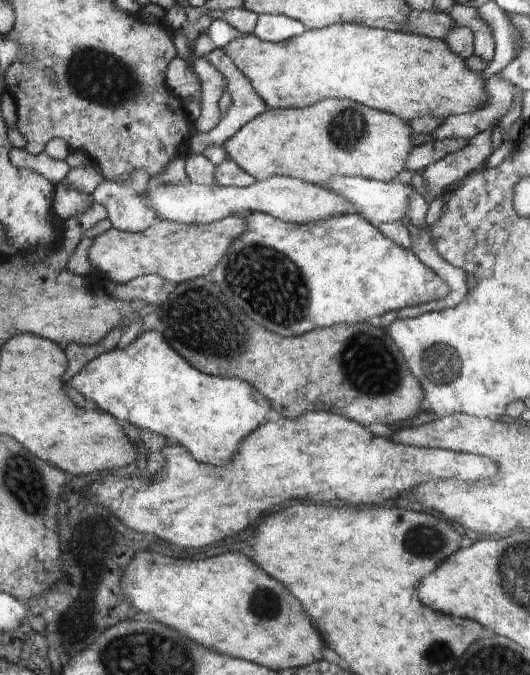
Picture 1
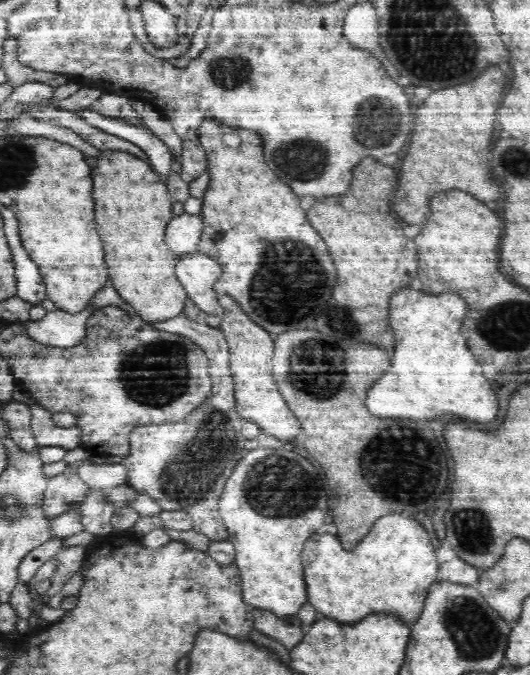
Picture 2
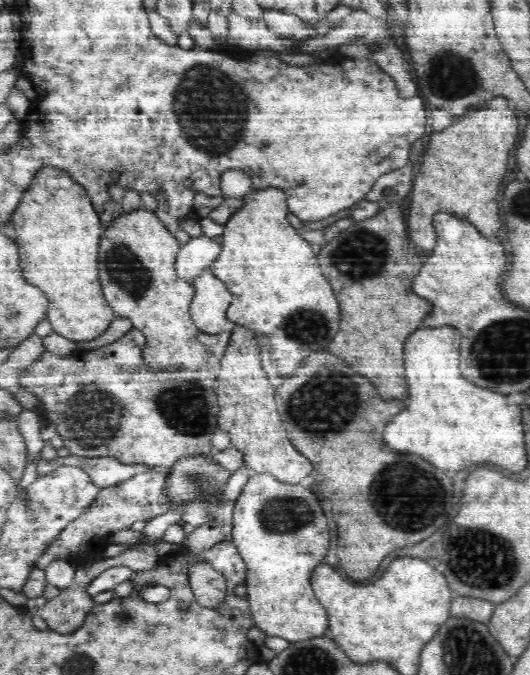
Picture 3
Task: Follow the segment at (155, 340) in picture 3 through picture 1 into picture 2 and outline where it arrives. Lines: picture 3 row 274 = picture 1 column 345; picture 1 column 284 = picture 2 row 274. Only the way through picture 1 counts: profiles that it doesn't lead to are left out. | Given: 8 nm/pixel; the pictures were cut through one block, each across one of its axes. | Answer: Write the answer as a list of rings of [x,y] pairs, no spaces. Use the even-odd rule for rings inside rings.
[[[100,150],[96,158],[98,164],[92,172],[94,178],[94,202],[96,202],[96,228],[104,242],[106,264],[108,264],[111,285],[118,291],[124,302],[133,306],[137,316],[150,325],[183,314],[187,292],[177,279],[175,266],[179,256],[173,254],[165,243],[165,230],[174,215],[165,180],[153,170],[148,161],[124,150]]]

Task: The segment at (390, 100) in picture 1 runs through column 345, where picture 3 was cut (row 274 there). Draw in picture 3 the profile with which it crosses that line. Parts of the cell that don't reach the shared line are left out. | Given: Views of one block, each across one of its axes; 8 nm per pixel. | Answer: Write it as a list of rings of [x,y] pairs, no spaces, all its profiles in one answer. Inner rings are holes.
[[[53,166],[38,169],[22,202],[14,209],[11,222],[16,230],[15,243],[20,250],[20,266],[26,282],[38,286],[47,300],[47,320],[54,332],[74,342],[92,340],[108,330],[116,318],[109,302],[102,296],[103,290],[98,282],[98,242],[103,228],[93,200],[81,183],[65,170]]]

